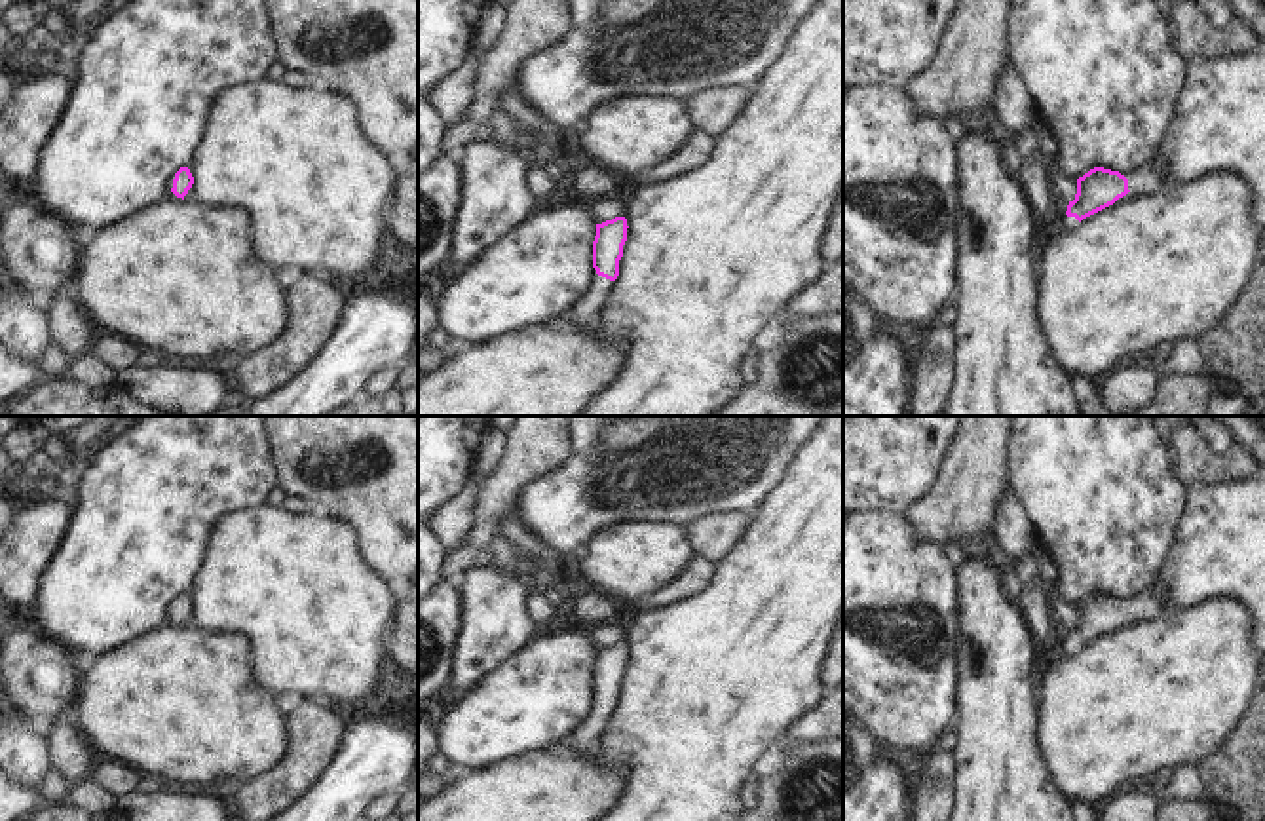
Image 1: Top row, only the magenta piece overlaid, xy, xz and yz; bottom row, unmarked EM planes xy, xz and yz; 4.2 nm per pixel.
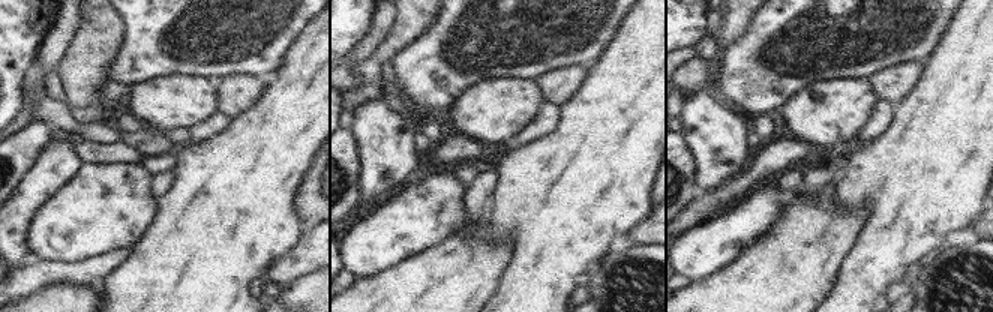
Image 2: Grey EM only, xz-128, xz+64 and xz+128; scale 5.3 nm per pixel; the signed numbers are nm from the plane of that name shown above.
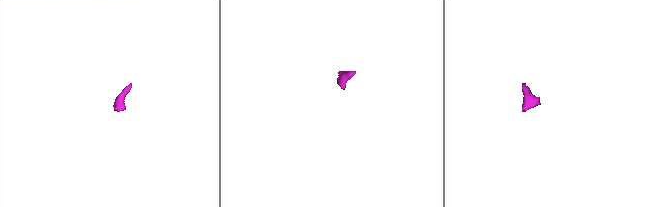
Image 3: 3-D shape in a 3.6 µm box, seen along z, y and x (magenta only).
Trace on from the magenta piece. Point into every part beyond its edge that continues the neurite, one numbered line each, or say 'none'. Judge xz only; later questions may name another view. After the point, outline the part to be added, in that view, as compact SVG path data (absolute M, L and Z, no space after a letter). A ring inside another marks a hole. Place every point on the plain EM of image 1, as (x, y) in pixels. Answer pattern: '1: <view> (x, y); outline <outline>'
1: xz (587, 734); outline M596 701L593 705L591 713L576 728L572 737L566 739L566 745L576 753L591 751L598 743L612 713L614 713L614 707L610 707L602 701Z

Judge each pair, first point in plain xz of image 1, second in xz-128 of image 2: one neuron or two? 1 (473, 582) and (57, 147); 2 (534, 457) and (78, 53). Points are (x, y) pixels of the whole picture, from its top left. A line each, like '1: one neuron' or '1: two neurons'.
1: one neuron
2: one neuron

